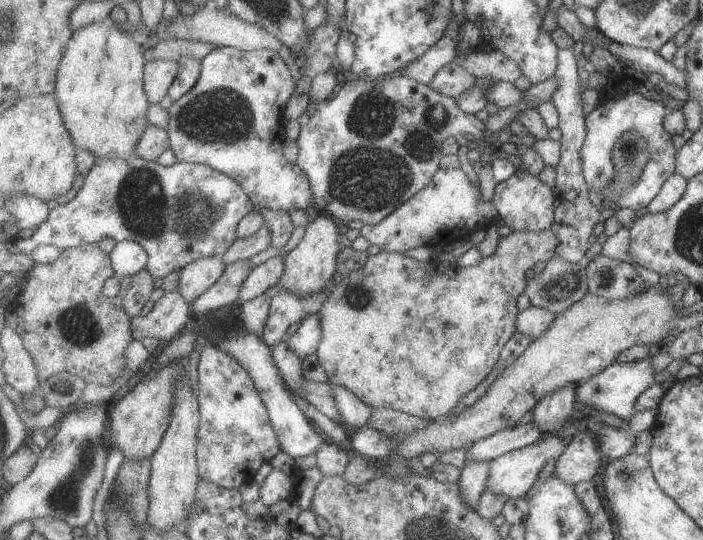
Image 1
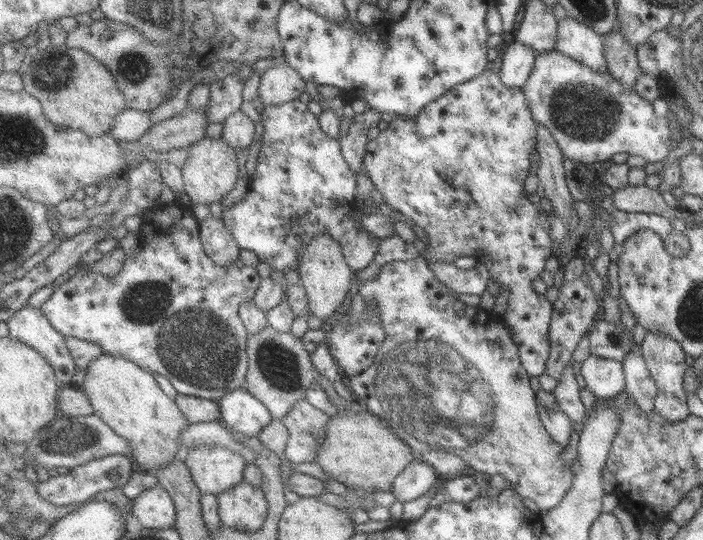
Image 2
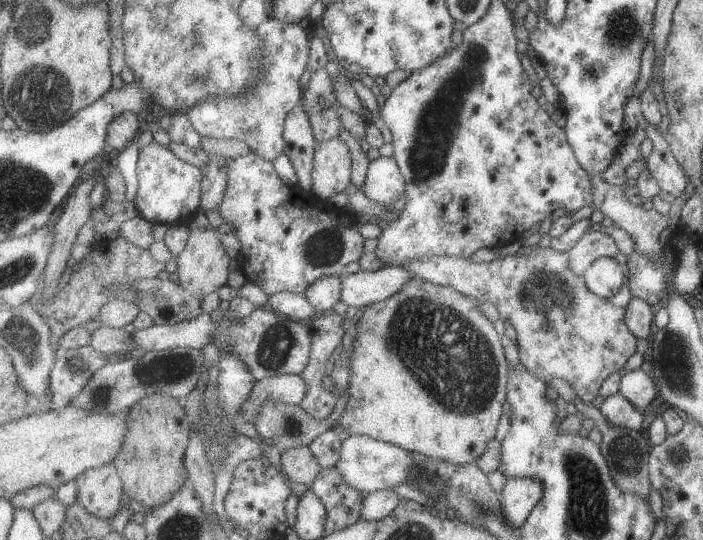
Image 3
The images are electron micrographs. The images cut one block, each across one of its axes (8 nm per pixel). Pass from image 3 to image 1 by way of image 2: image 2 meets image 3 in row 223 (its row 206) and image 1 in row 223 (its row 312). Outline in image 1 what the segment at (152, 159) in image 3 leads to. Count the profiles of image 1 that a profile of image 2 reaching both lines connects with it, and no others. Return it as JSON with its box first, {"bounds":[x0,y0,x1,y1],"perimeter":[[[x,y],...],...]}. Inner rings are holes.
{"bounds":[7,155,253,280],"perimeter":[[[135,155],[132,160],[99,158],[85,180],[77,197],[68,204],[57,204],[49,218],[33,233],[30,239],[14,239],[7,242],[7,250],[13,254],[30,255],[41,245],[54,245],[61,251],[69,251],[85,244],[98,244],[105,236],[119,241],[135,241],[147,250],[149,263],[146,269],[153,278],[163,280],[199,258],[225,255],[238,240],[237,228],[241,220],[253,212],[253,202],[237,180],[207,164],[178,161],[172,166],[161,166],[155,161]]]}

